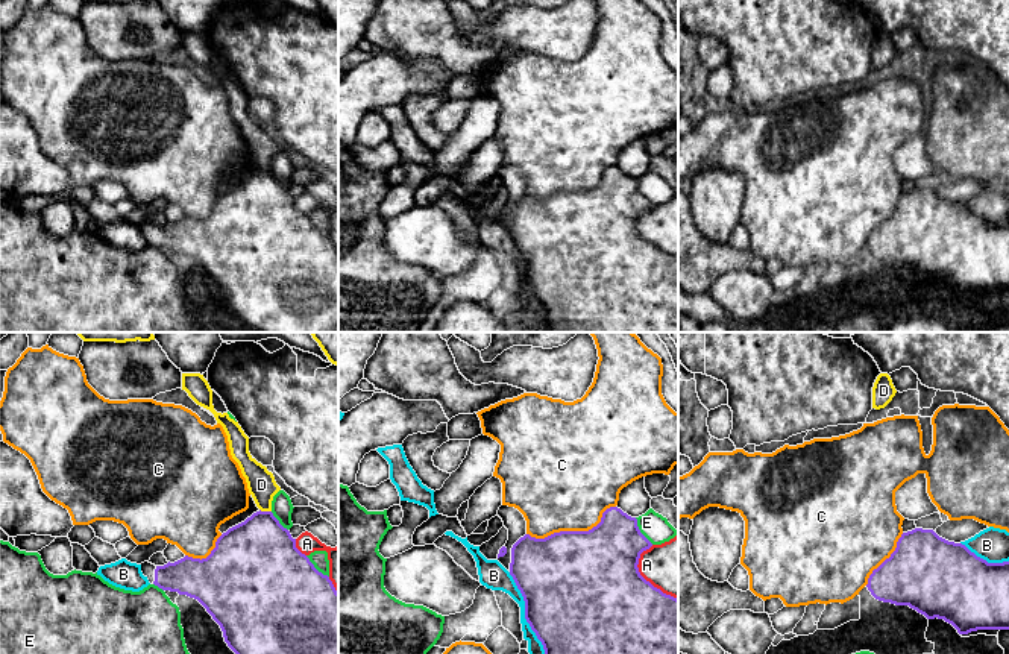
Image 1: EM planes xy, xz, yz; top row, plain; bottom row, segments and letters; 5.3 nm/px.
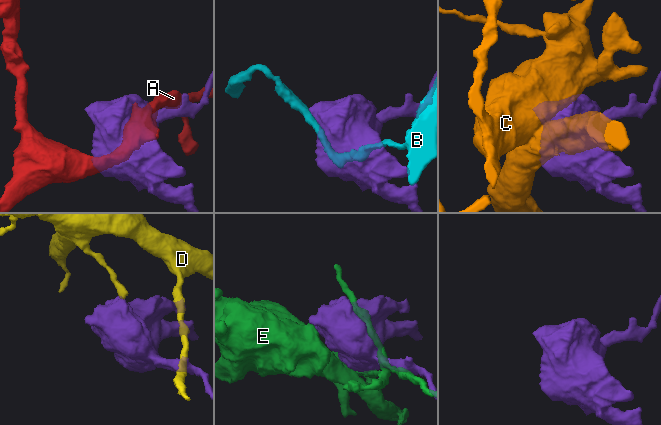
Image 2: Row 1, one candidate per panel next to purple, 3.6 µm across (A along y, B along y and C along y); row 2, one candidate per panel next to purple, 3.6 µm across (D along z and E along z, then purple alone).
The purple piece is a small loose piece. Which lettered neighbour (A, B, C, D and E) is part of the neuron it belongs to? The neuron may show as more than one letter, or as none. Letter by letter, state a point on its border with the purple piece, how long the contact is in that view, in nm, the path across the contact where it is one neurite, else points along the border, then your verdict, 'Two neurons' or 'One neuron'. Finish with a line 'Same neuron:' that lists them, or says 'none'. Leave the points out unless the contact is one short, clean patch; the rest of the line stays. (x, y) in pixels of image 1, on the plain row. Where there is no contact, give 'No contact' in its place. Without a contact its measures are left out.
A: Touches purple at xz (642, 237). Shared border 320 nm. Two neurons
B: Touches purple at xz (525, 278). Shared border 500 nm. Two neurons
C: Touches purple at xz (572, 191). Shared border 500 nm. Two neurons
D: Touches purple at xy (266, 172). Shared border 70 nm. Boundary: xy (260, 169), (270, 172). Two neurons
E: Touches purple at xz (639, 191). Shared border 170 nm. Two neurons
Same neuron: none

